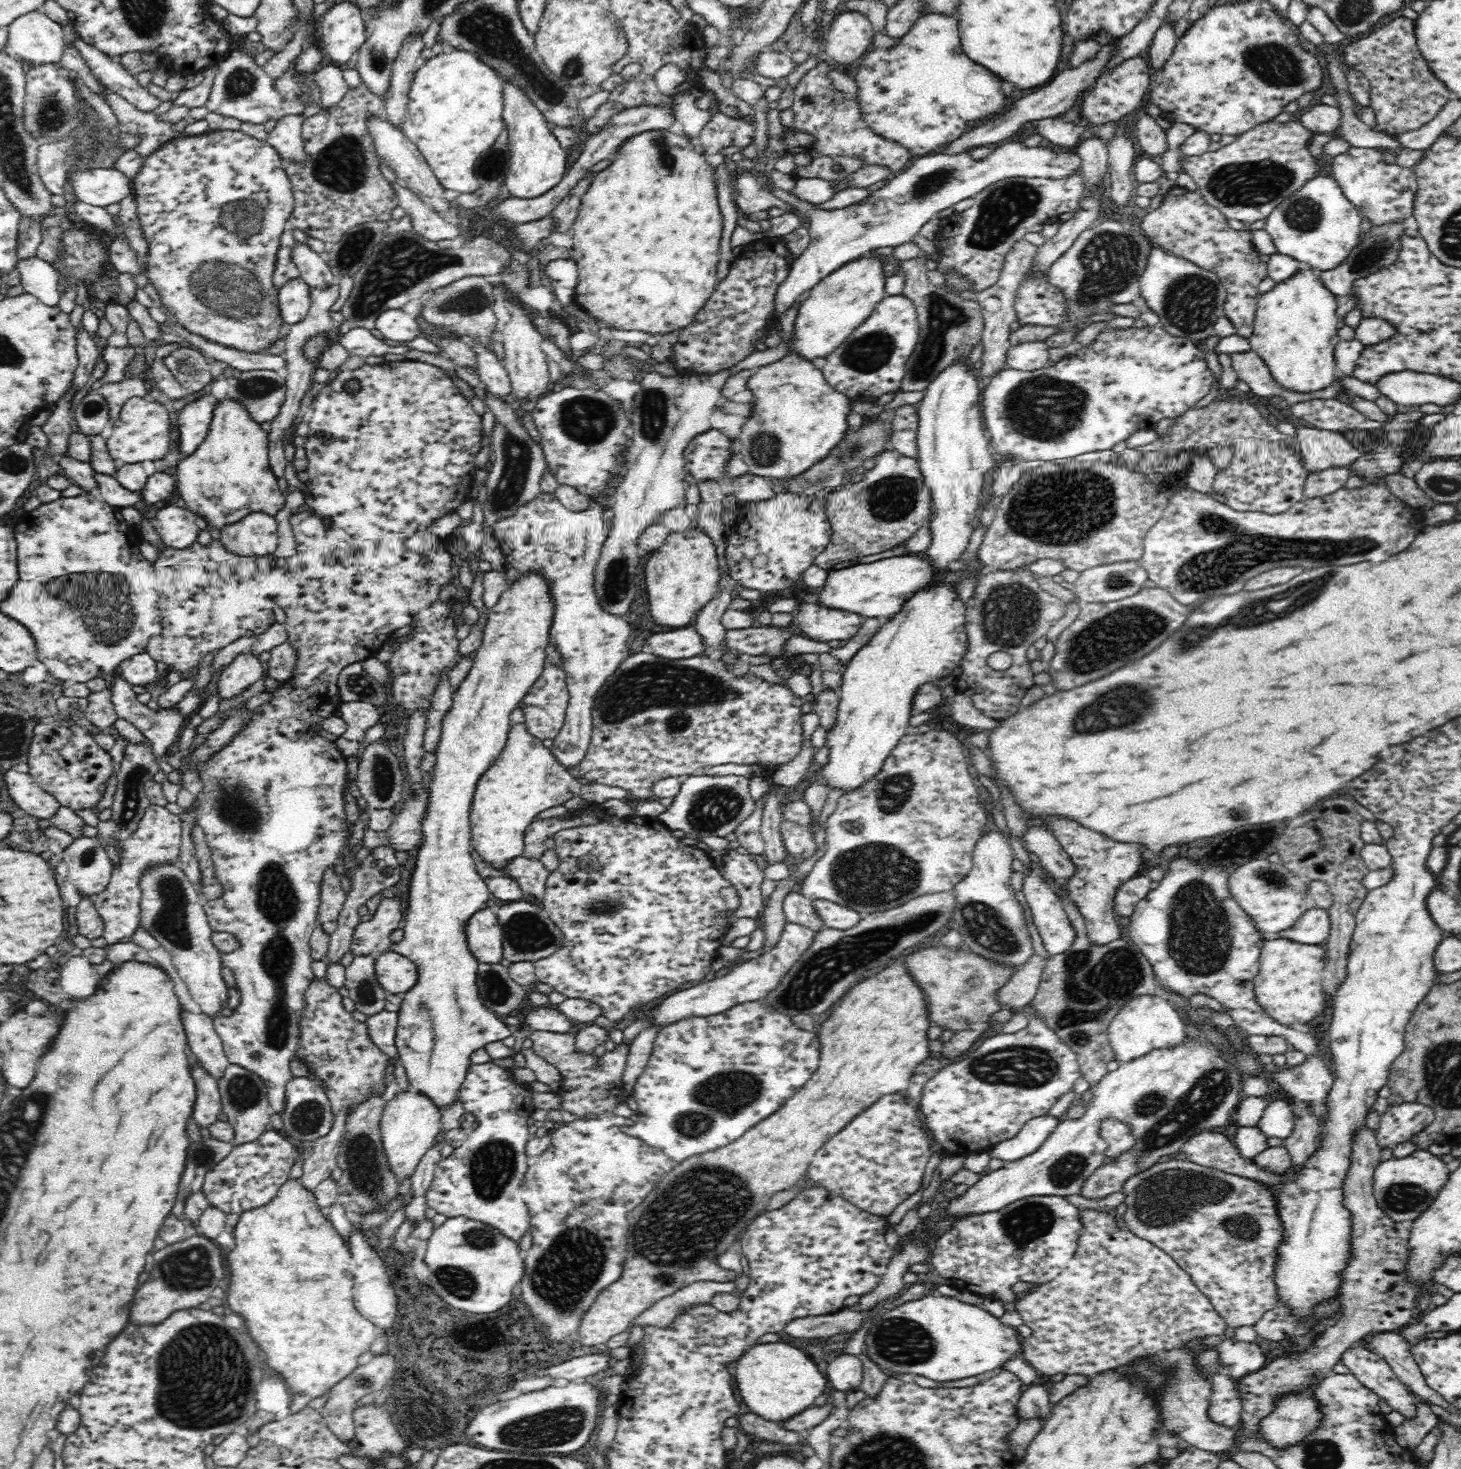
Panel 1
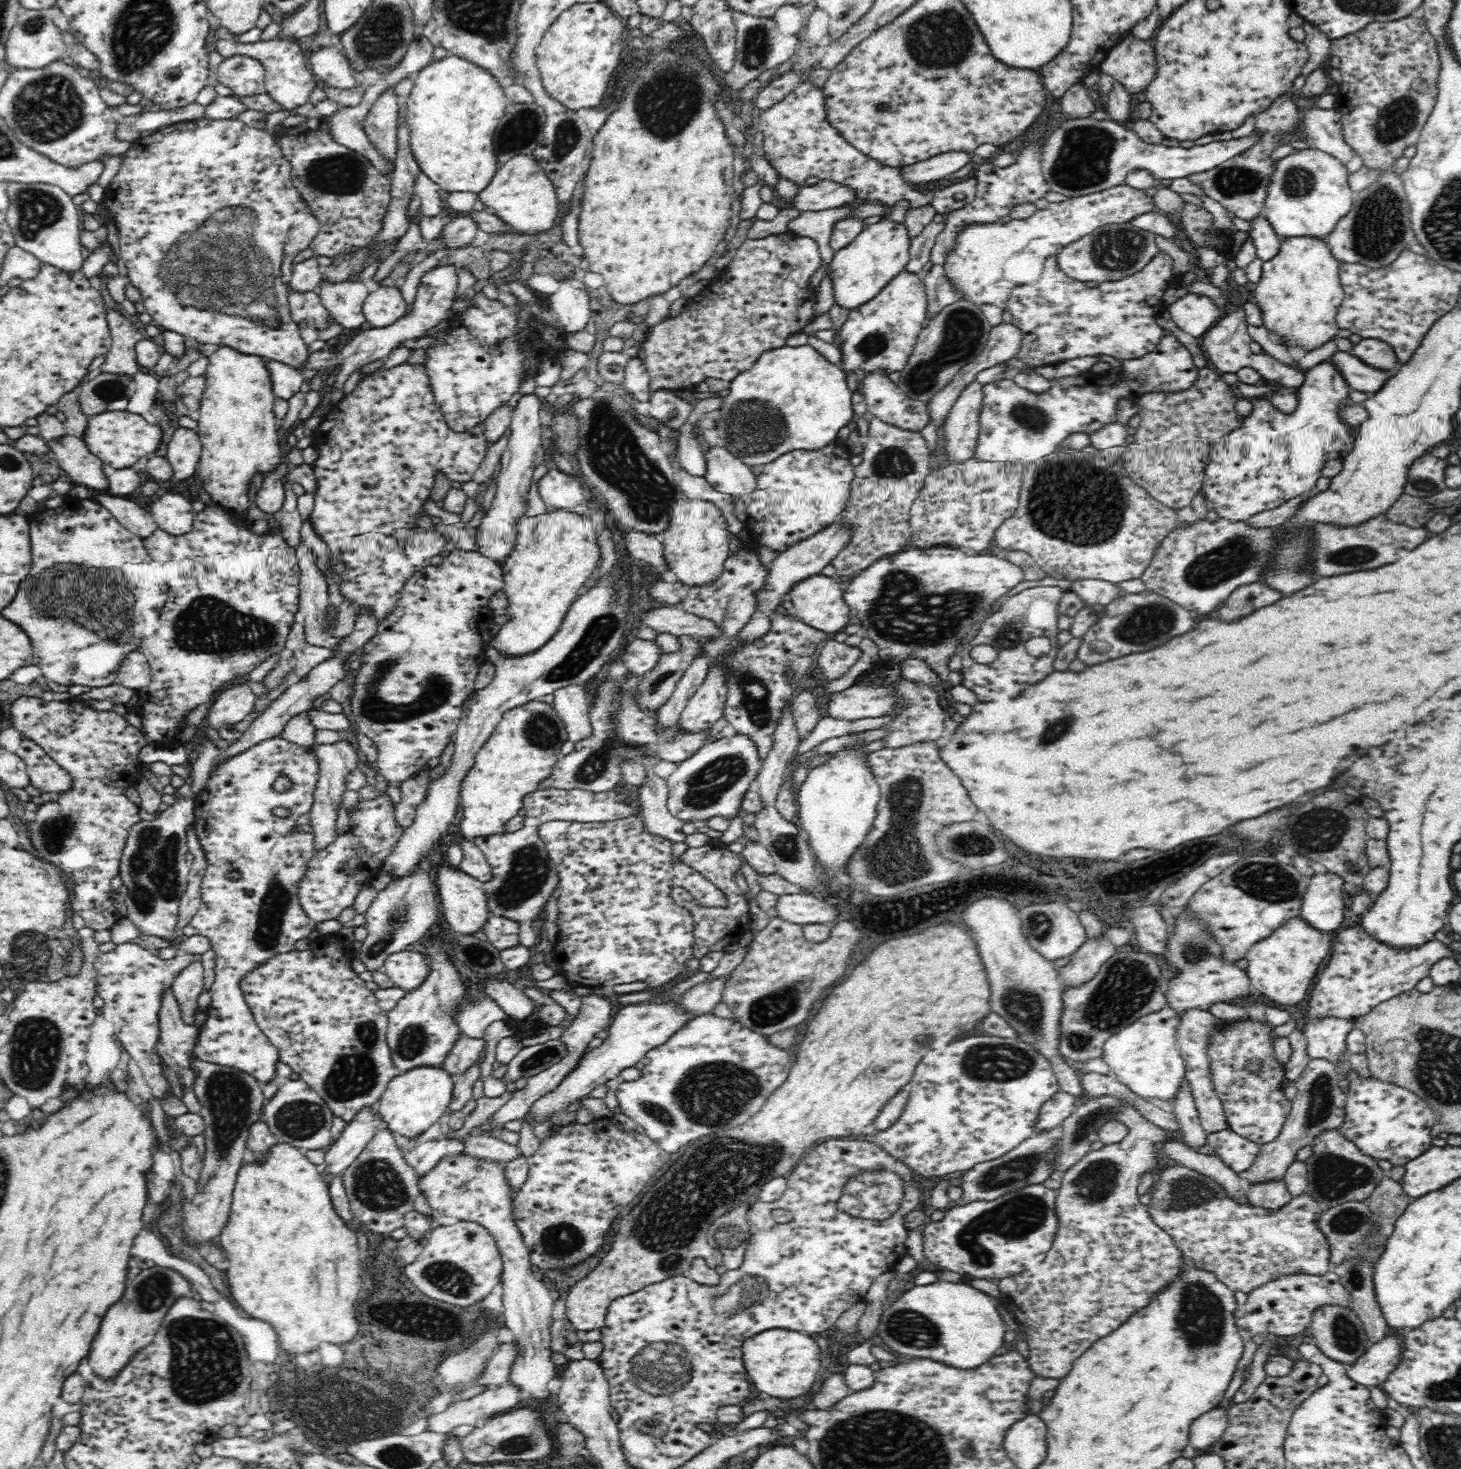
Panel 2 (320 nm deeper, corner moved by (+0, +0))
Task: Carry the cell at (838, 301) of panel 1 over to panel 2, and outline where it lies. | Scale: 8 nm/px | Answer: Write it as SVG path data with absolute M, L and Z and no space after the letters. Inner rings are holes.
M885 215L876 224L866 226L858 237L842 250L835 251L830 264L835 302L852 310L872 300L888 282L903 272L910 260L910 233L905 223L892 221Z

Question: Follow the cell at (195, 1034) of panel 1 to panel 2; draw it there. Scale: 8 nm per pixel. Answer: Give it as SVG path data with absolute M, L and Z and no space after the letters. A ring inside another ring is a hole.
M194 960L174 978L171 989L179 1002L184 1023L192 1025L194 1015L200 1010L196 1003L198 994L204 990L204 969L202 962Z

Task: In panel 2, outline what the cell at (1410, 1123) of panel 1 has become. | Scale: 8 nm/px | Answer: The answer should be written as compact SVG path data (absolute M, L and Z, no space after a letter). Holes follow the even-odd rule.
M1351 1069L1345 1072L1348 1081L1344 1120L1336 1128L1352 1141L1364 1154L1376 1161L1388 1161L1394 1166L1405 1167L1432 1148L1430 1128L1434 1126L1434 1111L1417 1094L1403 1086L1380 1080L1370 1074L1361 1076Z

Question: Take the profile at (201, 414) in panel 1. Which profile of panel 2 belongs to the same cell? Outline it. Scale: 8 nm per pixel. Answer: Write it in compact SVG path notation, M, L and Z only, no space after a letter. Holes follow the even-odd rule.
M178 427L167 443L168 462L172 464L172 478L186 481L196 477L201 457L201 442L197 431Z

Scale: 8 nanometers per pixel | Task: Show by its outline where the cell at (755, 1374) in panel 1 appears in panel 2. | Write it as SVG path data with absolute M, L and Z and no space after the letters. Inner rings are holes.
M770 1328L747 1338L742 1345L743 1363L756 1390L776 1398L796 1398L818 1384L822 1372L819 1341L807 1333Z

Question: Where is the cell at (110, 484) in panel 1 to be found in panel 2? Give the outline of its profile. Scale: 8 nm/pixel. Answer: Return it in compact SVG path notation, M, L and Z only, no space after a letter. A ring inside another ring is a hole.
M69 433L46 440L46 445L54 453L57 464L68 472L68 480L72 484L85 485L100 491L108 489L107 476L102 474L102 462L88 452L80 437Z

